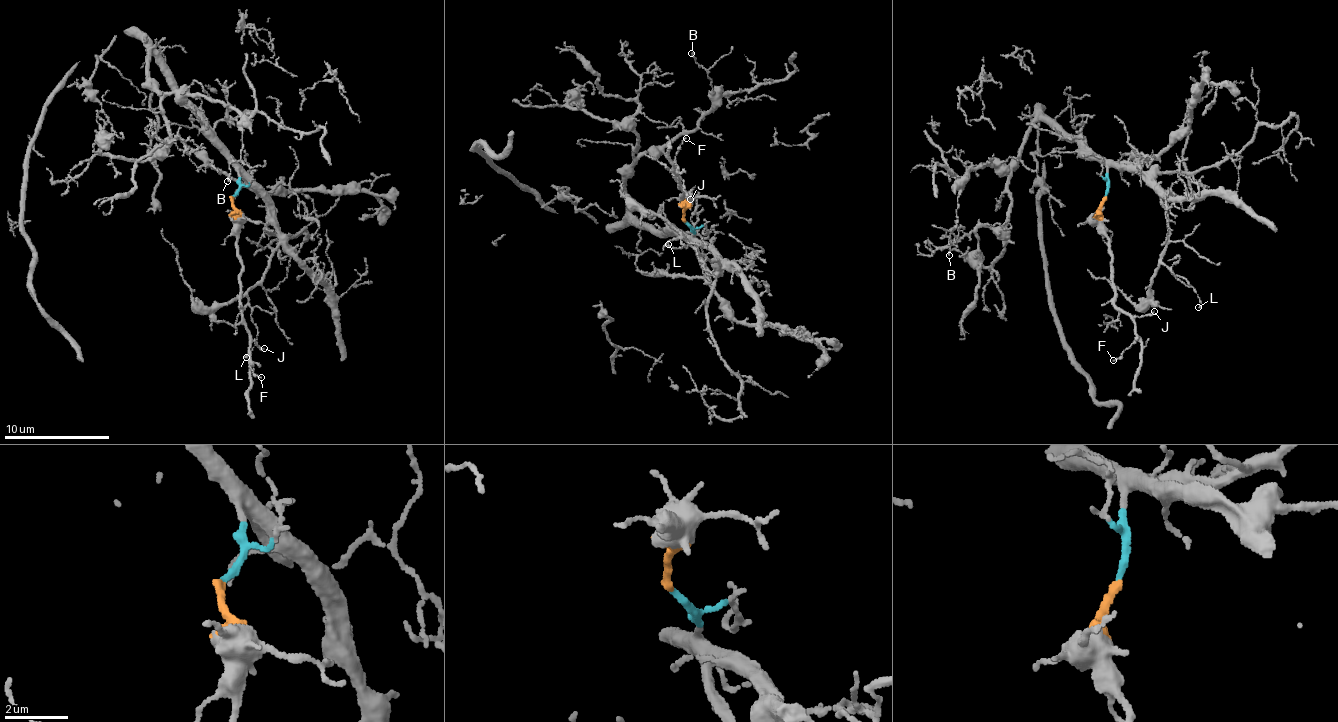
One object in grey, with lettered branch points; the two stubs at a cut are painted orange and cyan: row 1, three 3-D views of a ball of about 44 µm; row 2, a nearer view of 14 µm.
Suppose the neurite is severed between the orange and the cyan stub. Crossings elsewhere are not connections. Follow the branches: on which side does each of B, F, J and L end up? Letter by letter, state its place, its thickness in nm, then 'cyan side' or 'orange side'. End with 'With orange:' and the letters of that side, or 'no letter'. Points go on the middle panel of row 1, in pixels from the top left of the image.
B: (691, 53) | 120 nm | cyan side
F: (686, 138) | 100 nm | orange side
J: (690, 199) | 130 nm | orange side
L: (668, 244) | 130 nm | cyan side
With orange: F, J

